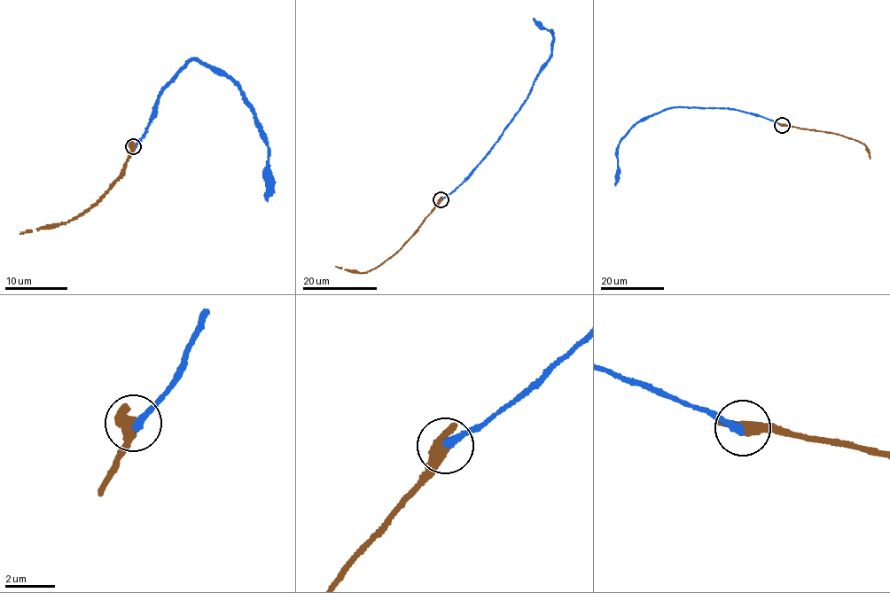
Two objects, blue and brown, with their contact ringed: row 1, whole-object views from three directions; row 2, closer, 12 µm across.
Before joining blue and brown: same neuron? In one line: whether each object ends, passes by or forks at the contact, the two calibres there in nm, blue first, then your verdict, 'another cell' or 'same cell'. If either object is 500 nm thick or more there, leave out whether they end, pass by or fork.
320/600 nm | another cell

